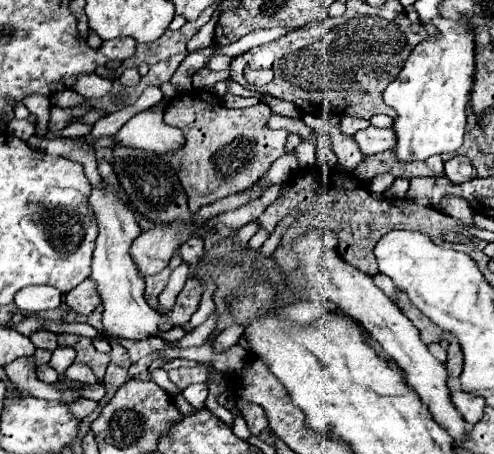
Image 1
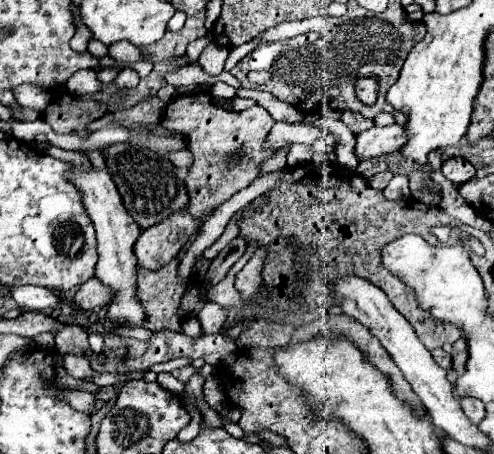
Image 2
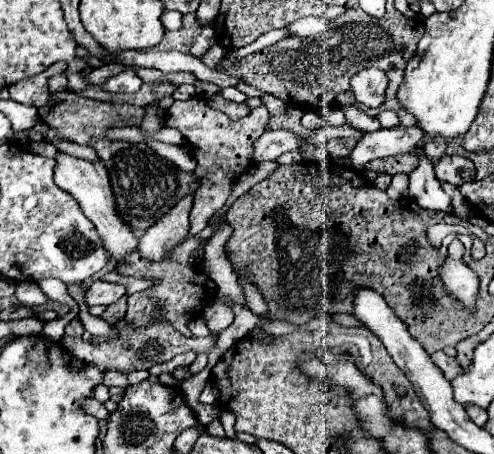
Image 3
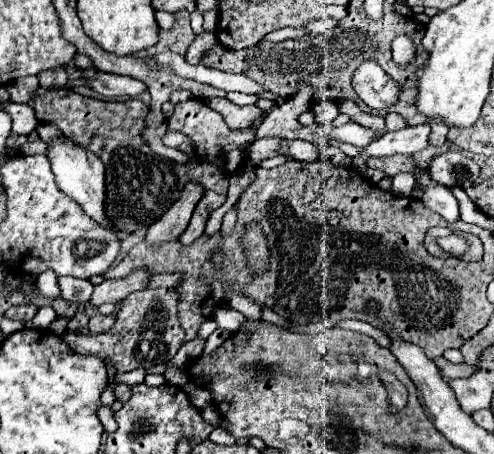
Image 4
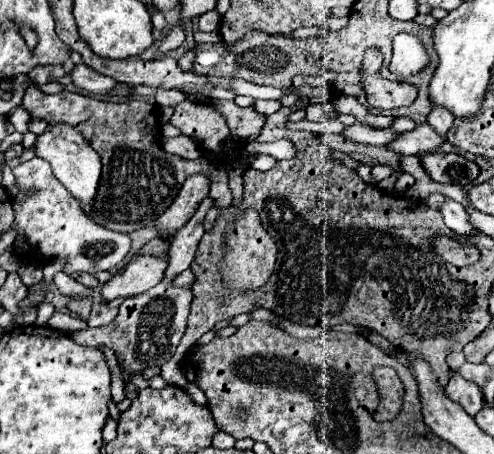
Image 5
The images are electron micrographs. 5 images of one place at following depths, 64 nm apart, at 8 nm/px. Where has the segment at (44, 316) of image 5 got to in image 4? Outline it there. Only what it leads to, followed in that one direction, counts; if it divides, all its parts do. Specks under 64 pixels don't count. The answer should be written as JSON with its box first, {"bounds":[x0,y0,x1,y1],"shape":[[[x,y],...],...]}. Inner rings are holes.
{"bounds":[25,306,57,329],"shape":[[[51,306],[39,308],[35,317],[25,323],[27,328],[46,329],[57,318],[56,312]]]}

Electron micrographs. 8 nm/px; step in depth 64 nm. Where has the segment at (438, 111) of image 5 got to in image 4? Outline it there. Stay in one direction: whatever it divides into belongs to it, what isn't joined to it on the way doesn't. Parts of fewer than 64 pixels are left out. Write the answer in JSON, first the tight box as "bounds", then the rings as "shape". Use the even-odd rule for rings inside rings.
{"bounds":[430,120,448,148],"shape":[[[436,120],[436,124],[430,124],[432,126],[432,140],[430,144],[440,148],[444,142],[446,142],[446,134],[448,134],[448,124],[440,124],[440,120]]]}

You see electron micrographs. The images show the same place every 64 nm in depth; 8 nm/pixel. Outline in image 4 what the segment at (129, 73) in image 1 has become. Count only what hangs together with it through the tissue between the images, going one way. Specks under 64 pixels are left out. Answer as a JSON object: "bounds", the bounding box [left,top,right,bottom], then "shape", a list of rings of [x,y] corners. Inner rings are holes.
{"bounds":[82,68,146,96],"shape":[[[82,68],[82,78],[86,84],[102,94],[102,96],[140,96],[146,92],[146,84],[140,80],[134,80],[130,76],[116,76],[116,74],[102,74],[94,68]]]}

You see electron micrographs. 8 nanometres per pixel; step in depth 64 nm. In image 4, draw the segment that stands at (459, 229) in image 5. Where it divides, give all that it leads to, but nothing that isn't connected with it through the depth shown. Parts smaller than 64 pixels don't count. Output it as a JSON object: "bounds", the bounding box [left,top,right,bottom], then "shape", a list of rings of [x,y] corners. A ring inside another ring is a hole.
{"bounds":[420,172,460,222],"shape":[[[424,172],[422,178],[420,178],[420,186],[424,188],[424,194],[422,194],[422,204],[432,208],[434,212],[438,212],[440,216],[444,216],[446,222],[458,222],[460,220],[460,212],[458,212],[458,200],[444,188],[444,186],[438,186],[436,182],[432,182],[430,174]]]}

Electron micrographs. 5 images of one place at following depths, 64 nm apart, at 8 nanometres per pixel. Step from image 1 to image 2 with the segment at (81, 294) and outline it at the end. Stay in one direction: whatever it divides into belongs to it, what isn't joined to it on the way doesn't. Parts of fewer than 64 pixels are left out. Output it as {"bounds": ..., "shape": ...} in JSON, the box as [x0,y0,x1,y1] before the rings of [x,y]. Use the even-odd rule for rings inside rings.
{"bounds":[74,278,108,312],"shape":[[[90,278],[88,282],[84,282],[80,286],[80,290],[74,296],[78,308],[90,312],[96,306],[108,306],[108,288],[104,288],[104,284],[100,284],[100,280]]]}

